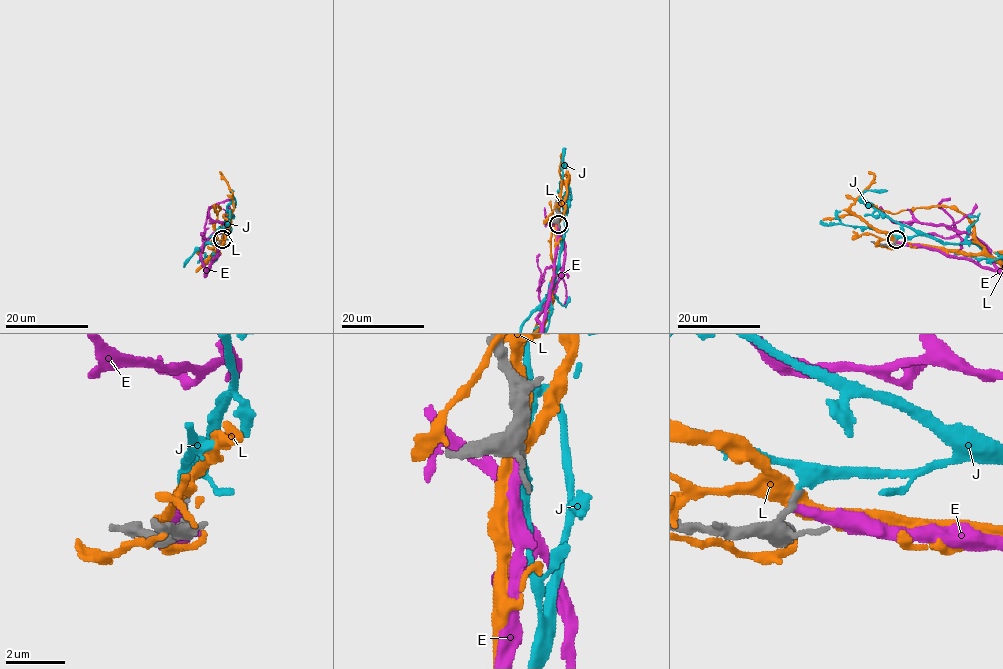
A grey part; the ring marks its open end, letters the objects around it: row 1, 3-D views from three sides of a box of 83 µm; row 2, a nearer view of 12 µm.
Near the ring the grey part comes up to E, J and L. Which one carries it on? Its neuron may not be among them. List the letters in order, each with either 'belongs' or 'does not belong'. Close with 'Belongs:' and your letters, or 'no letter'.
E: does not belong
J: belongs
L: does not belong
Belongs: J

